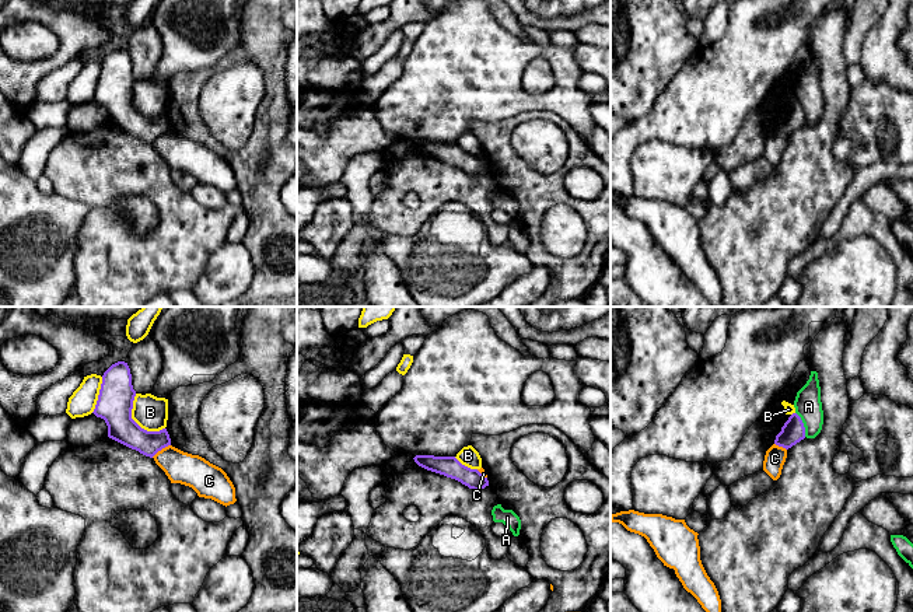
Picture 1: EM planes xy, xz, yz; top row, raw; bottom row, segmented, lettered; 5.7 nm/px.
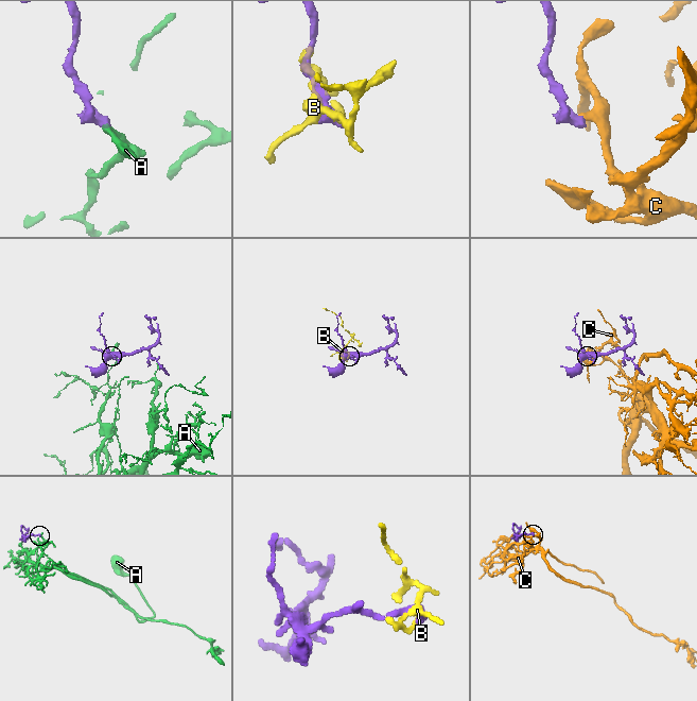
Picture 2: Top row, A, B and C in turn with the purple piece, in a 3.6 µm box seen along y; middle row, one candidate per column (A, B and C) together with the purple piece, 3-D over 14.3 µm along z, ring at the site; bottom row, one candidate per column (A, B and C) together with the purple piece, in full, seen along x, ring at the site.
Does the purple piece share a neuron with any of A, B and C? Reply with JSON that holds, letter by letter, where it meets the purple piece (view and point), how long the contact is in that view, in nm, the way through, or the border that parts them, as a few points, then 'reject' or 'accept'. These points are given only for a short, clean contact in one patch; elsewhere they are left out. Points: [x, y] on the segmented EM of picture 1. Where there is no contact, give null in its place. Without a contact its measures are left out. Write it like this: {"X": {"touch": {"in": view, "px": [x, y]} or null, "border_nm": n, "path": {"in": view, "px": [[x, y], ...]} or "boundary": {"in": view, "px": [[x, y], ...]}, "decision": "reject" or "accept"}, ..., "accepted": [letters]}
{"A": {"touch": {"in": "yz", "px": [803, 425]}, "border_nm": 160, "boundary": {"in": "yz", "px": [[796, 412], [803, 423], [805, 436]]}, "decision": "reject"}, "B": {"touch": {"in": "xy", "px": [135, 422]}, "border_nm": 260, "decision": "reject"}, "C": {"touch": {"in": "xy", "px": [160, 450]}, "border_nm": 130, "boundary": {"in": "xy", "px": [[170, 444], [151, 457]]}, "decision": "reject"}, "accepted": []}

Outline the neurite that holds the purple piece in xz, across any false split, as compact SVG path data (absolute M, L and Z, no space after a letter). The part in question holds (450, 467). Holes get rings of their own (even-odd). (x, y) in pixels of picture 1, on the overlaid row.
M416 455L413 459L419 466L455 479L469 489L482 490L489 486L487 478L478 469L462 465L455 457Z

